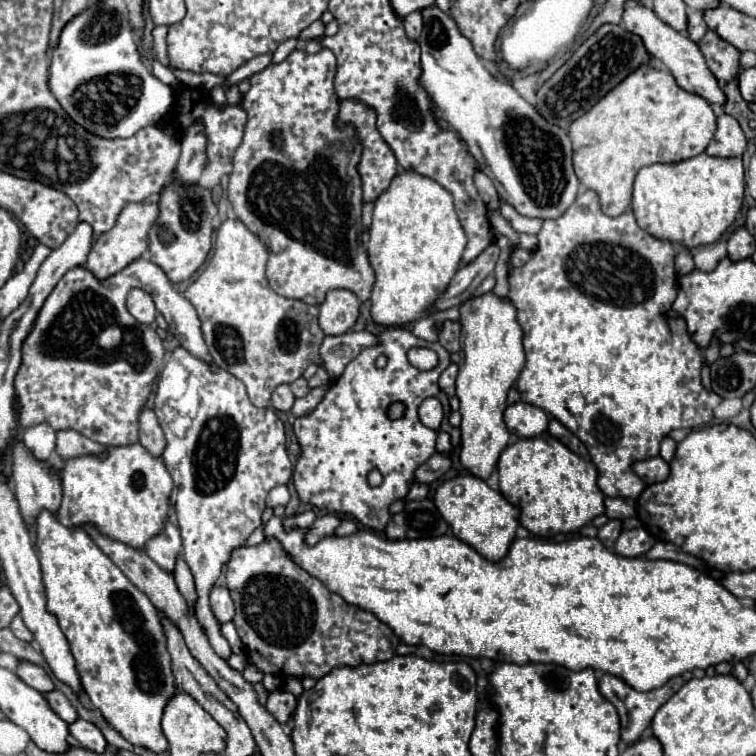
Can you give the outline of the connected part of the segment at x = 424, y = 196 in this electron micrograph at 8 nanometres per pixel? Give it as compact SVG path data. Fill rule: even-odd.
M412 169L398 173L392 179L390 187L374 201L374 217L368 241L368 259L376 273L376 283L370 299L372 319L378 325L392 327L426 317L428 311L432 309L434 299L446 289L446 285L458 271L464 247L466 247L466 235L458 223L452 195L434 179L424 177Z

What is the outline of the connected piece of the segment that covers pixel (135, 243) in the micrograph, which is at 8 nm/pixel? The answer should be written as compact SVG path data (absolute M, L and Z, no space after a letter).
M128 203L124 207L124 211L120 213L116 225L110 231L106 231L106 235L100 235L100 239L92 245L88 261L86 261L86 269L96 279L108 279L108 277L116 275L118 271L122 271L132 261L140 259L140 255L146 249L148 229L156 217L158 217L158 205L156 203Z

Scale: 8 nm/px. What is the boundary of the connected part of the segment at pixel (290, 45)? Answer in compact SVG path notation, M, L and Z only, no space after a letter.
M288 39L288 41L280 43L278 49L274 51L274 59L272 59L272 63L280 63L280 61L284 61L296 47L300 47L300 43L298 43L296 39Z

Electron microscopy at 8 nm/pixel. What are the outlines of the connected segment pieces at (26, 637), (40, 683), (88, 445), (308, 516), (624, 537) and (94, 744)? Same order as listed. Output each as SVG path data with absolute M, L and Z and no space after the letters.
M16 615L16 617L12 619L10 629L12 629L12 633L14 633L18 639L22 639L22 641L28 641L28 643L30 643L30 641L34 639L34 635L28 631L28 627L24 625L24 621L22 621L20 615Z
M20 661L20 667L18 667L16 675L18 675L26 685L34 687L36 691L40 691L40 693L44 693L44 695L56 689L54 683L52 683L52 679L48 677L48 673L46 673L42 667L32 665L32 663L28 663L28 661Z
M66 429L56 433L56 453L64 459L78 457L78 455L98 455L98 451L104 451L104 445L84 437L78 431Z
M304 511L298 517L286 517L284 523L286 523L286 529L290 529L290 527L310 527L314 523L314 519L316 519L314 511Z
M638 527L638 529L624 529L620 533L614 549L622 557L642 557L642 555L646 555L652 549L654 543L656 543L654 537L642 527Z
M78 719L76 723L70 725L70 733L72 733L72 737L78 743L82 743L90 751L94 751L94 753L104 753L106 751L108 743L106 743L102 731L94 723L90 723L90 721Z

